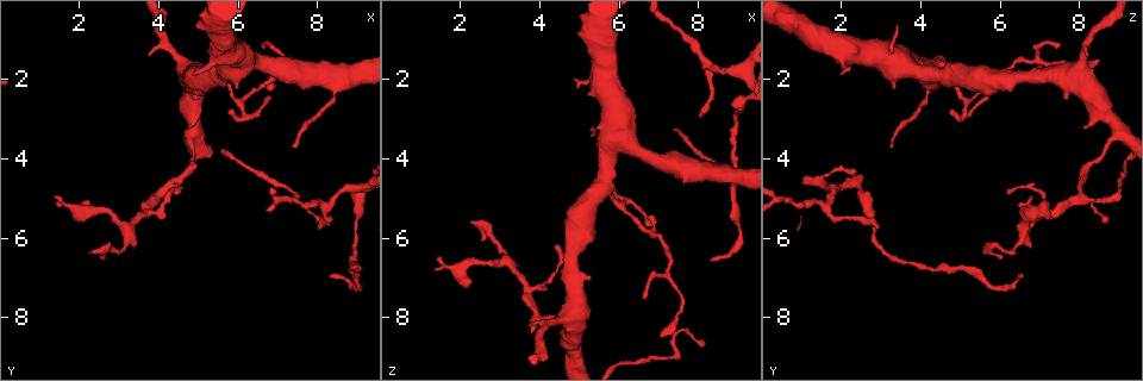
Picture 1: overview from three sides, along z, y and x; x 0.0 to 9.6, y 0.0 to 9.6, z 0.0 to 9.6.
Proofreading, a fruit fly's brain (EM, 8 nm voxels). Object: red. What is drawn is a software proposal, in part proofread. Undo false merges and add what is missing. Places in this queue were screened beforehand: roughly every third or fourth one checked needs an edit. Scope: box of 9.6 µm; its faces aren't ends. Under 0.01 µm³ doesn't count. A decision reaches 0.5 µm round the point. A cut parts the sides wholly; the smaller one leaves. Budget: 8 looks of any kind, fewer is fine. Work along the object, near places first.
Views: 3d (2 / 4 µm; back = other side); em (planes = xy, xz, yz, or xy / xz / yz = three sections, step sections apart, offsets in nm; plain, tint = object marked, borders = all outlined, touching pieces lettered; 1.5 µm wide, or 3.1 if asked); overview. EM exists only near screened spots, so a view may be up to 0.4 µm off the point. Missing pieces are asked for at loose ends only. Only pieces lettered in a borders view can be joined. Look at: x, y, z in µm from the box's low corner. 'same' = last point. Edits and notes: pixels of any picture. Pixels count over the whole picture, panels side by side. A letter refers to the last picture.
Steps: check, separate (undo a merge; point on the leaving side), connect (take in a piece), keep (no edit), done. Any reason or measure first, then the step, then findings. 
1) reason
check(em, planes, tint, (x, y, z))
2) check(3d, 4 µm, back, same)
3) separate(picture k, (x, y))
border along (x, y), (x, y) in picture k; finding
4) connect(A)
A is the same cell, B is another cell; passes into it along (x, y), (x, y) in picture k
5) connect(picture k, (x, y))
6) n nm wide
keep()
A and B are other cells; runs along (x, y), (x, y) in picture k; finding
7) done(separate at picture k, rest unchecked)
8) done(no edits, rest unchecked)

check(3d, 2 µm, (7.00, 1.50, 8.45))

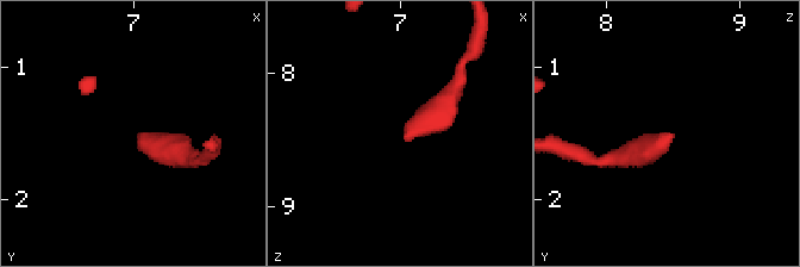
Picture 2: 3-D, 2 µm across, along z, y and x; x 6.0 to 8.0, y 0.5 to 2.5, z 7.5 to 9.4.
now the EM
check(em, planes, borders, (7.04, 1.50, 8.46))

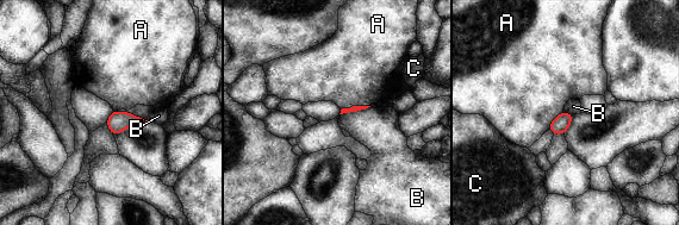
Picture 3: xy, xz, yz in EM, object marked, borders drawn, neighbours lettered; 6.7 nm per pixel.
keep()
A, B and C are other cells; border along (114, 111), (128, 111), (148, 120) in picture 3; no lettered piece goes on from it

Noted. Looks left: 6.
free end
check(3d, 4 µm, (8.10, 5.55, 8.55))

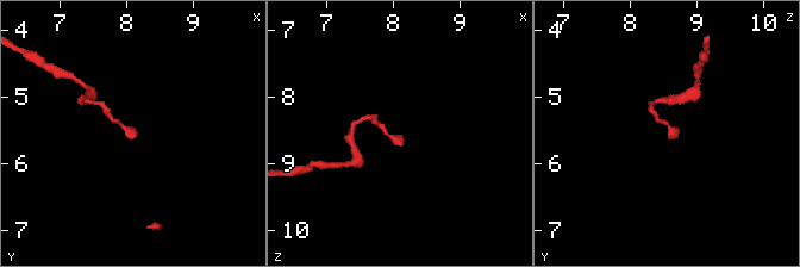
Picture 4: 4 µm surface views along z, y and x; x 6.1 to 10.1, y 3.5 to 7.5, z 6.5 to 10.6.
now the EM
check(em, xz, step 8, tint, (8.10, 5.60, 8.55))

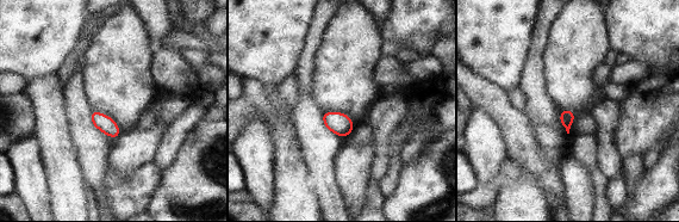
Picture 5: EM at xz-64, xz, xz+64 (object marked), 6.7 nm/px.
check(em, planes, borders, same)

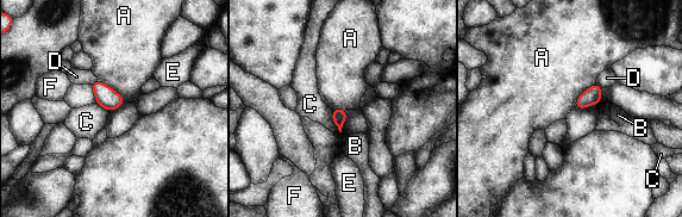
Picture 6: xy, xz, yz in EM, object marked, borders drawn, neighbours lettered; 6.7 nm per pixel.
90 nm wide
keep()
A, B, C, D, E and F are other cells; border along (98, 80), (112, 87), (124, 101) in picture 6; no lettered piece goes on from it

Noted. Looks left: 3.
abrupt turn
check(em, planes, borders, (2.65, 6.25, 5.70))

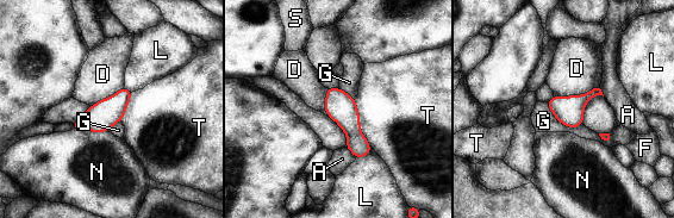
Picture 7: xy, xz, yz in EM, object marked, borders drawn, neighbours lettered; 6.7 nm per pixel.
keep()
A, D, F, G, L, N, S and T are other cells; border along (599, 87), (581, 94), (554, 97) in picture 7; continuous, no second neuron

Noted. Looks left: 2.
done(no edits, rest unchecked)

